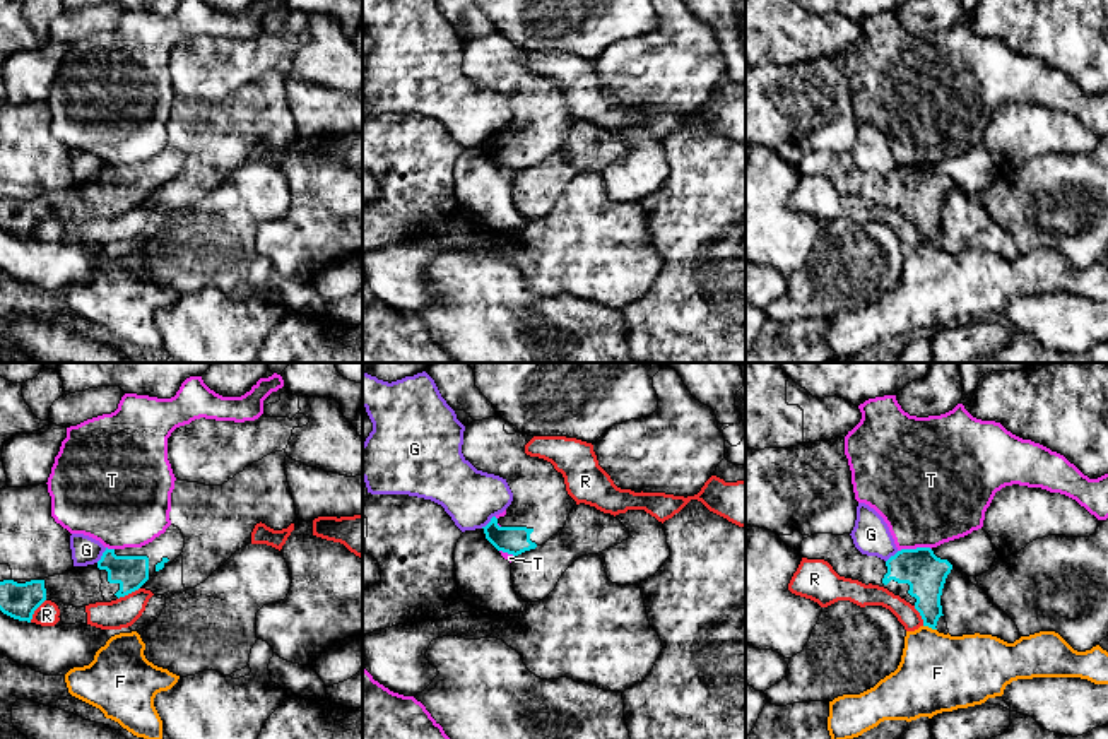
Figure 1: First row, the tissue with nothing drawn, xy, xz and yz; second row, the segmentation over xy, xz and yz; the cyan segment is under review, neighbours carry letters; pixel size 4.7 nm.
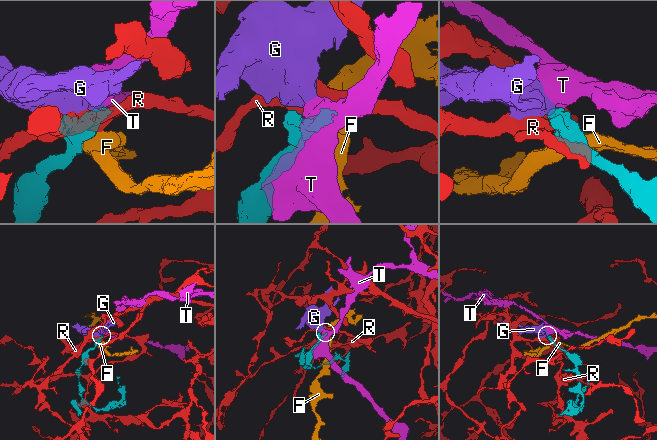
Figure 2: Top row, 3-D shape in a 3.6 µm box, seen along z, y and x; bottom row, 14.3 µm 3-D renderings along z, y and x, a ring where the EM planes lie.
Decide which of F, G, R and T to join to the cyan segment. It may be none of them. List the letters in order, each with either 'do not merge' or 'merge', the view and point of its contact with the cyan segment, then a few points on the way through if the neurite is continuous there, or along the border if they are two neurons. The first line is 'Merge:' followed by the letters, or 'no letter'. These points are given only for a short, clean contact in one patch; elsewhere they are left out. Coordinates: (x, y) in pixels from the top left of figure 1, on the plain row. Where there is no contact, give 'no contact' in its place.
Merge: no letter
F: do not merge; meets cyan in yz at (931, 243); border along yz (924, 242), (936, 247)
G: do not merge; meets cyan in xz at (489, 139); border along xz (495, 132), (481, 144)
R: do not merge; meets cyan in xy at (35, 226)
T: do not merge; meets cyan in yz at (913, 166); border along yz (931, 165), (901, 165), (898, 168)

